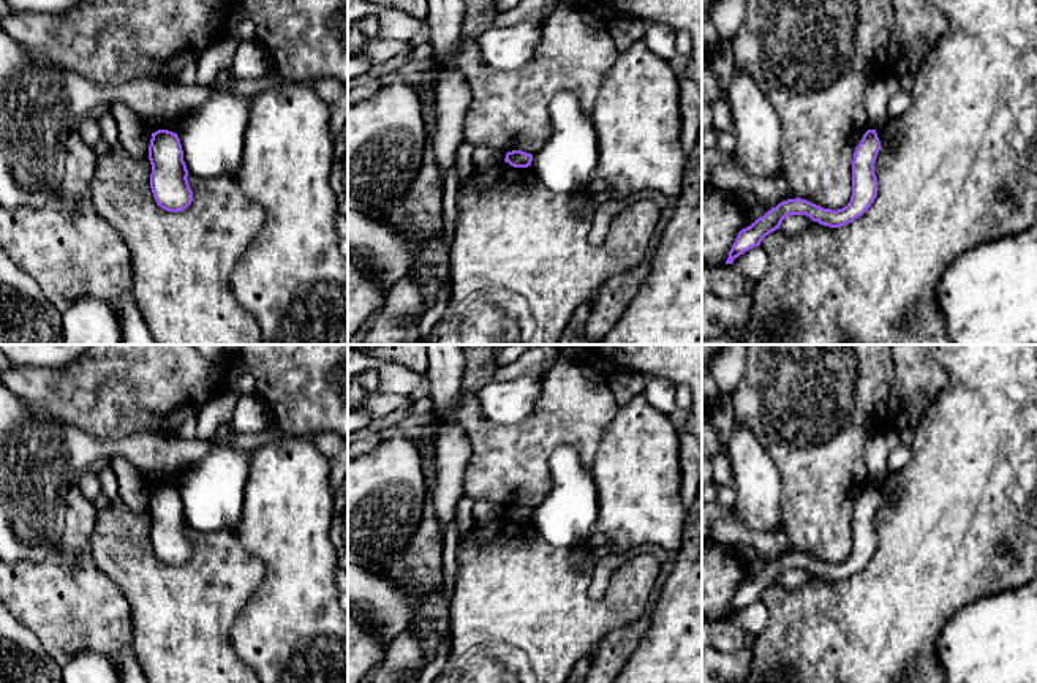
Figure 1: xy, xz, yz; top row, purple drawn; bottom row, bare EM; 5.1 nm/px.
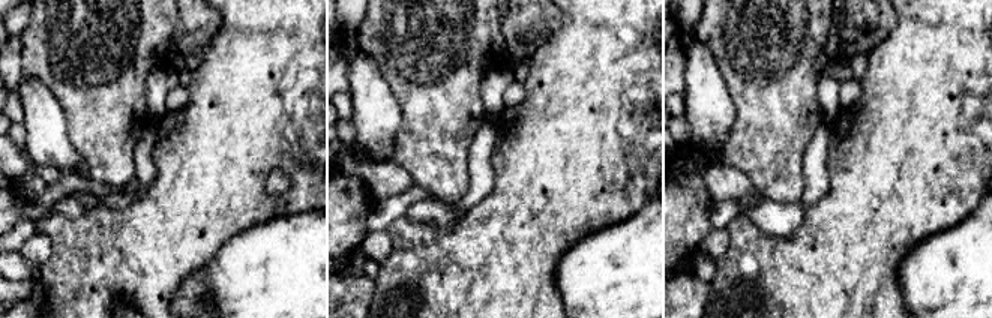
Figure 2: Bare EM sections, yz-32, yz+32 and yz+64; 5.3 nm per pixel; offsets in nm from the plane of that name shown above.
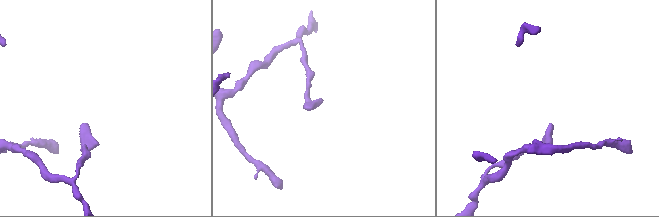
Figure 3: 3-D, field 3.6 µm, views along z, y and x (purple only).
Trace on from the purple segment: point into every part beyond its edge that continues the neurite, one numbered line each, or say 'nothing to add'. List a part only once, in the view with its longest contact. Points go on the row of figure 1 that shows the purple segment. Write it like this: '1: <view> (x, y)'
nothing to add

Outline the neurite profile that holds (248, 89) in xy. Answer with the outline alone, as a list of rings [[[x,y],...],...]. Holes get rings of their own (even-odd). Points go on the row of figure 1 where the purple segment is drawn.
[[[273,70],[269,71],[262,79],[236,79],[232,89],[237,95],[245,100],[253,100],[262,92],[278,85],[283,79]]]

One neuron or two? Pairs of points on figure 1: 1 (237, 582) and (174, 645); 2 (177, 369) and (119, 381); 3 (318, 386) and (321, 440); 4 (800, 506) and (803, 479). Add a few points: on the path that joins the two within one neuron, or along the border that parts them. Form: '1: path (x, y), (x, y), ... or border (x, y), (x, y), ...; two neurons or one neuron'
1: path (222, 598), (190, 630); one neuron
2: path (163, 377), (138, 377), (133, 380); one neuron
3: border (331, 430), (310, 435); two neurons
4: path (803, 500), (803, 486); one neuron

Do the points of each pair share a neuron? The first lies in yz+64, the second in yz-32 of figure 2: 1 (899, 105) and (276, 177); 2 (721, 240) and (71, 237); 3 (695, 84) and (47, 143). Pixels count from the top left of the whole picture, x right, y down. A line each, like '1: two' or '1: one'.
1: two
2: two
3: one

